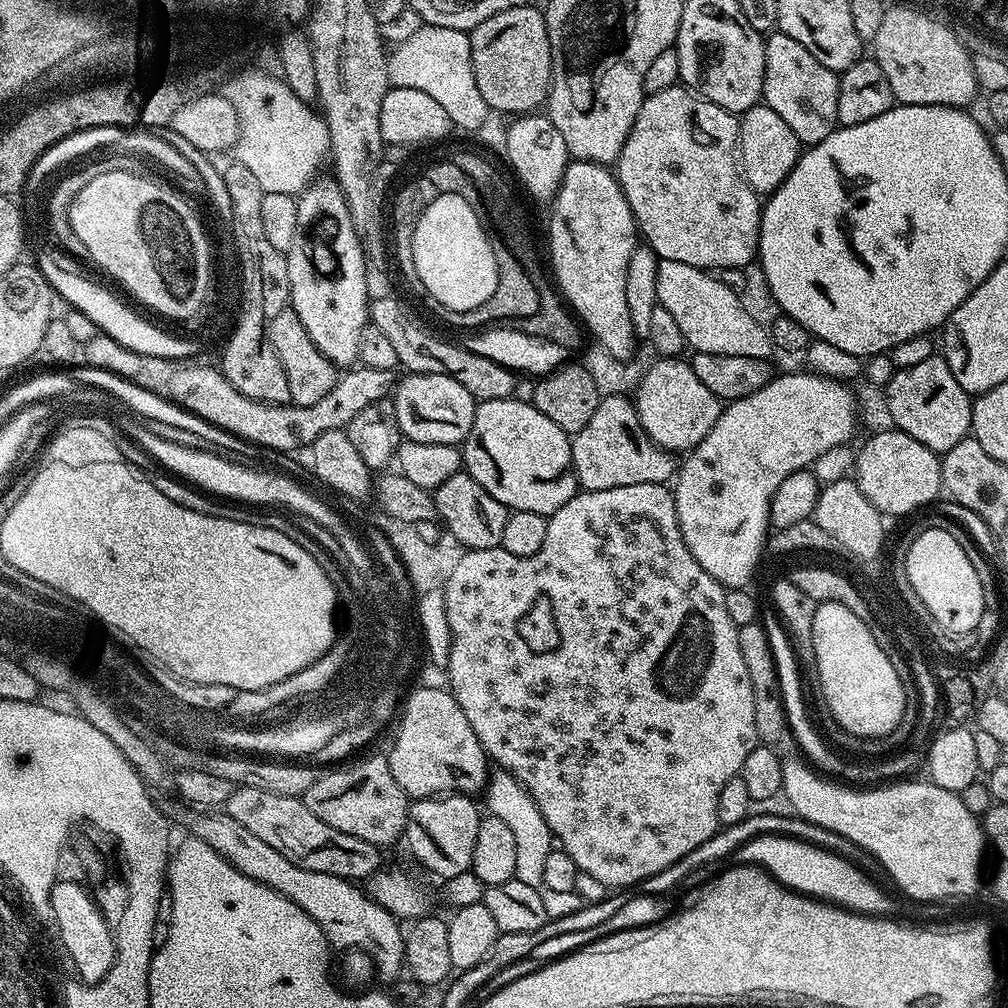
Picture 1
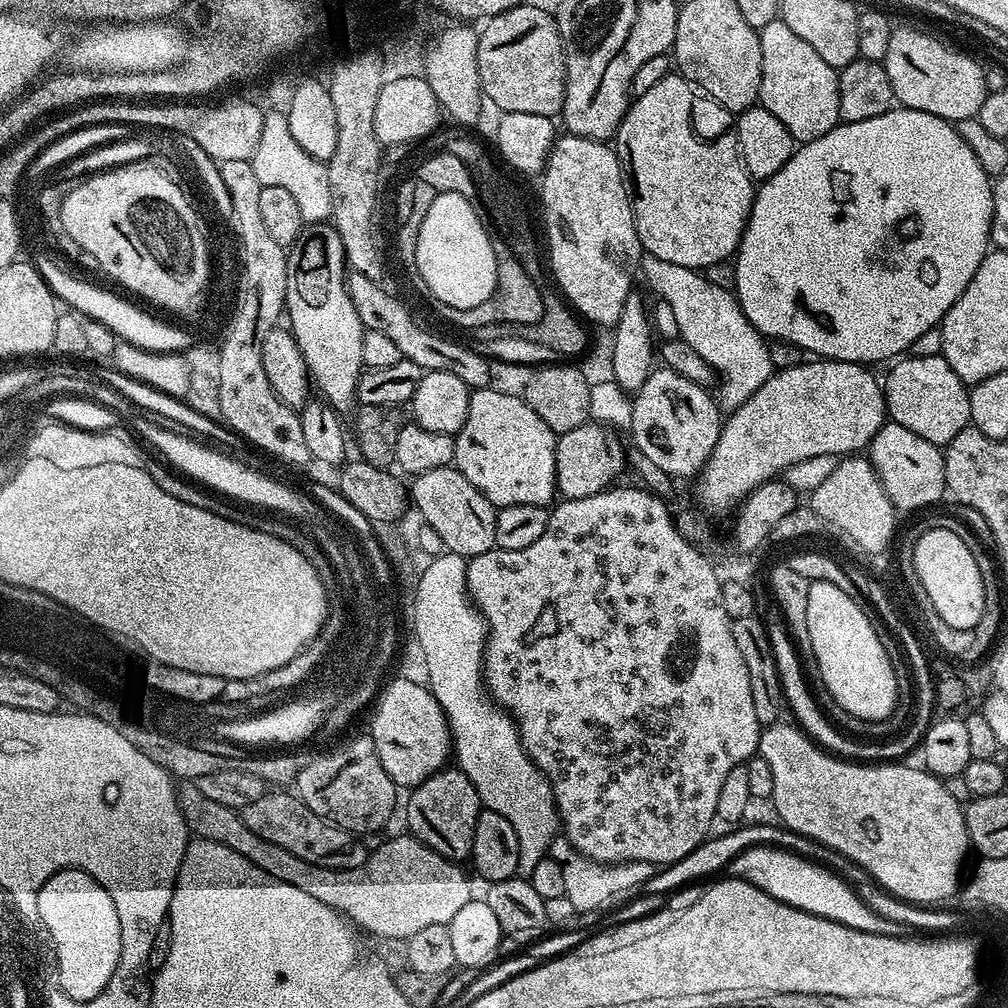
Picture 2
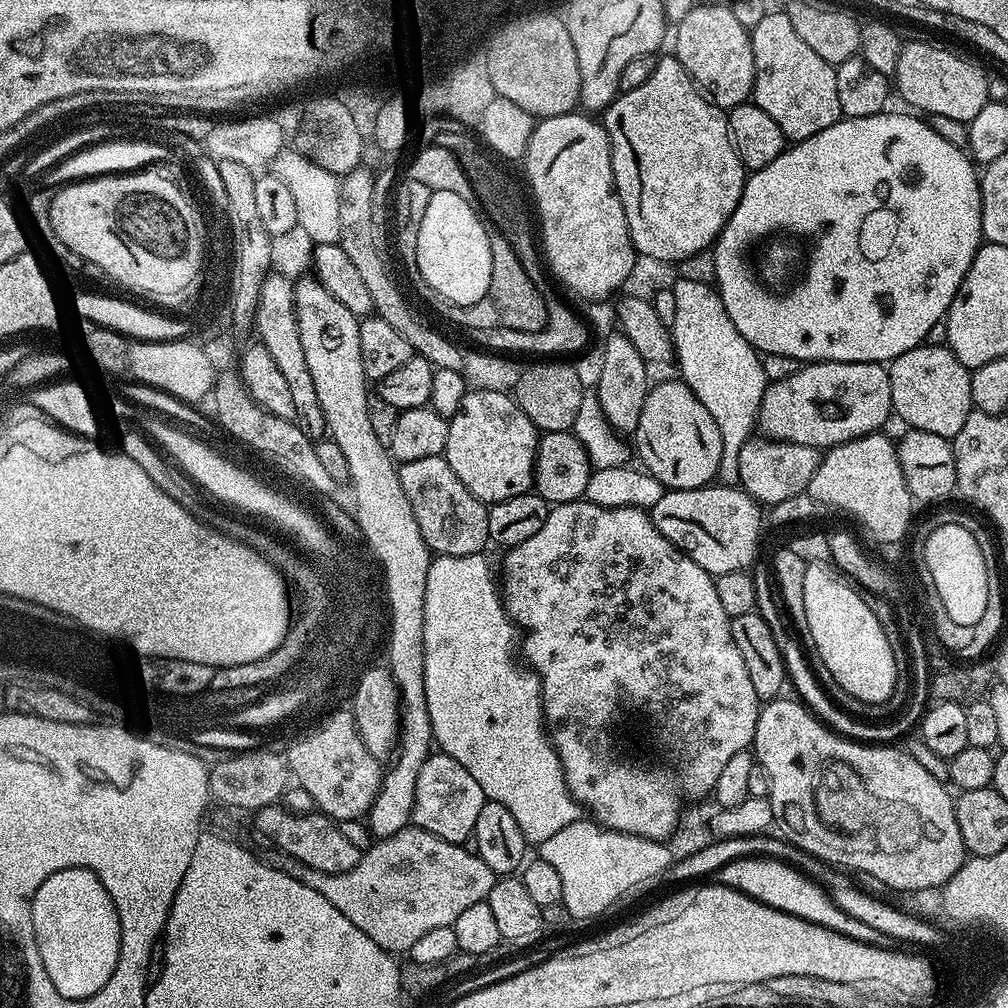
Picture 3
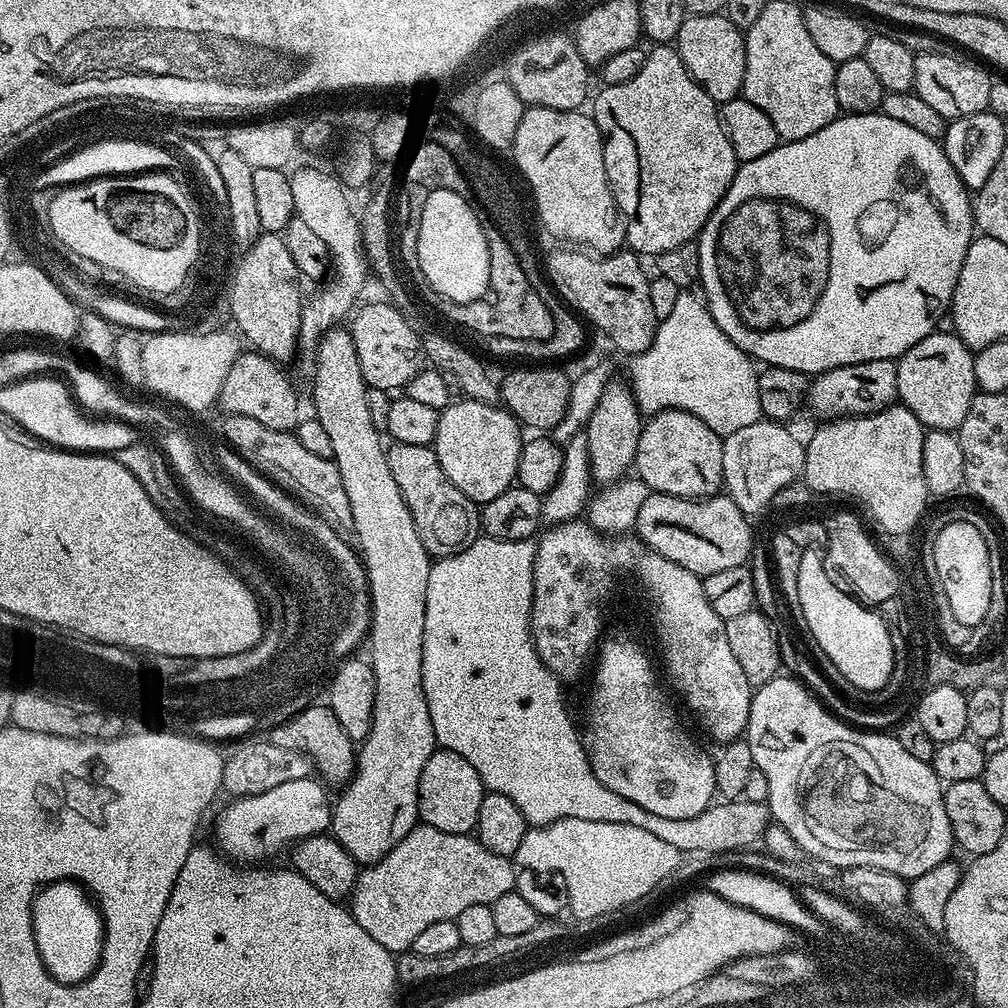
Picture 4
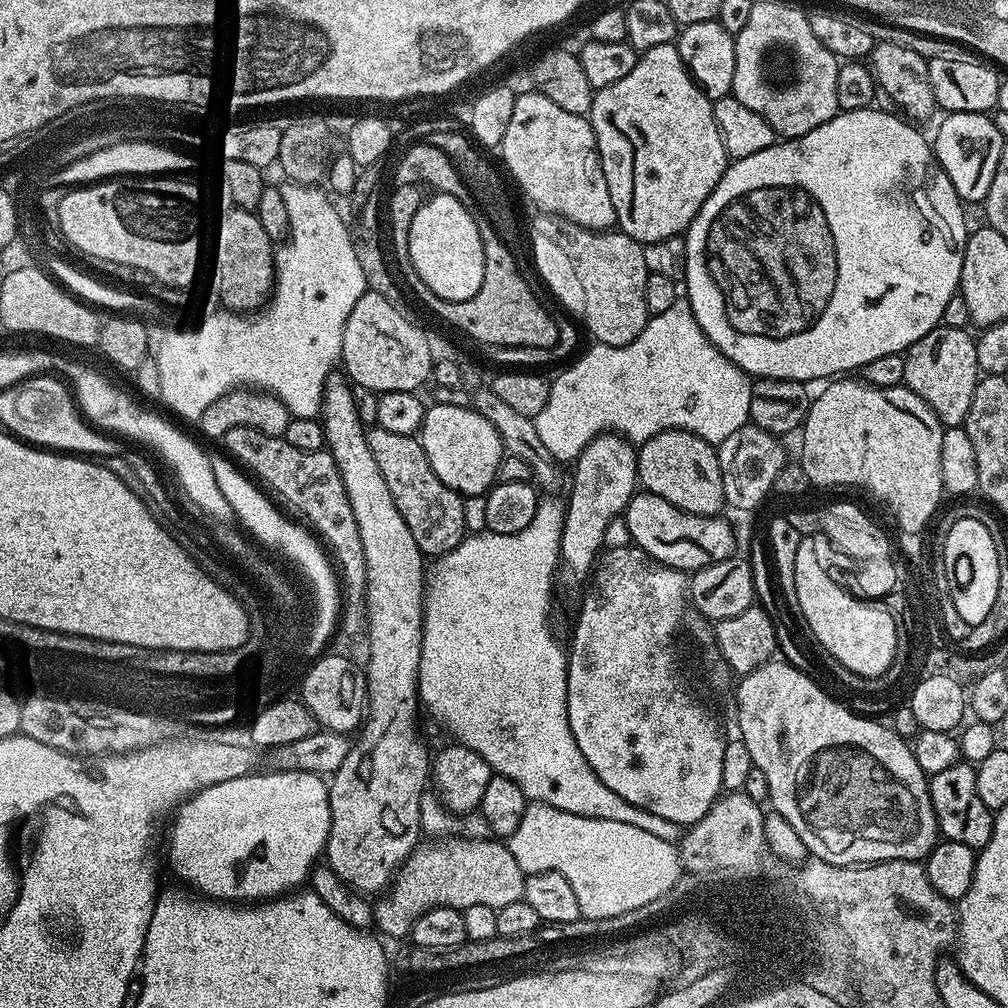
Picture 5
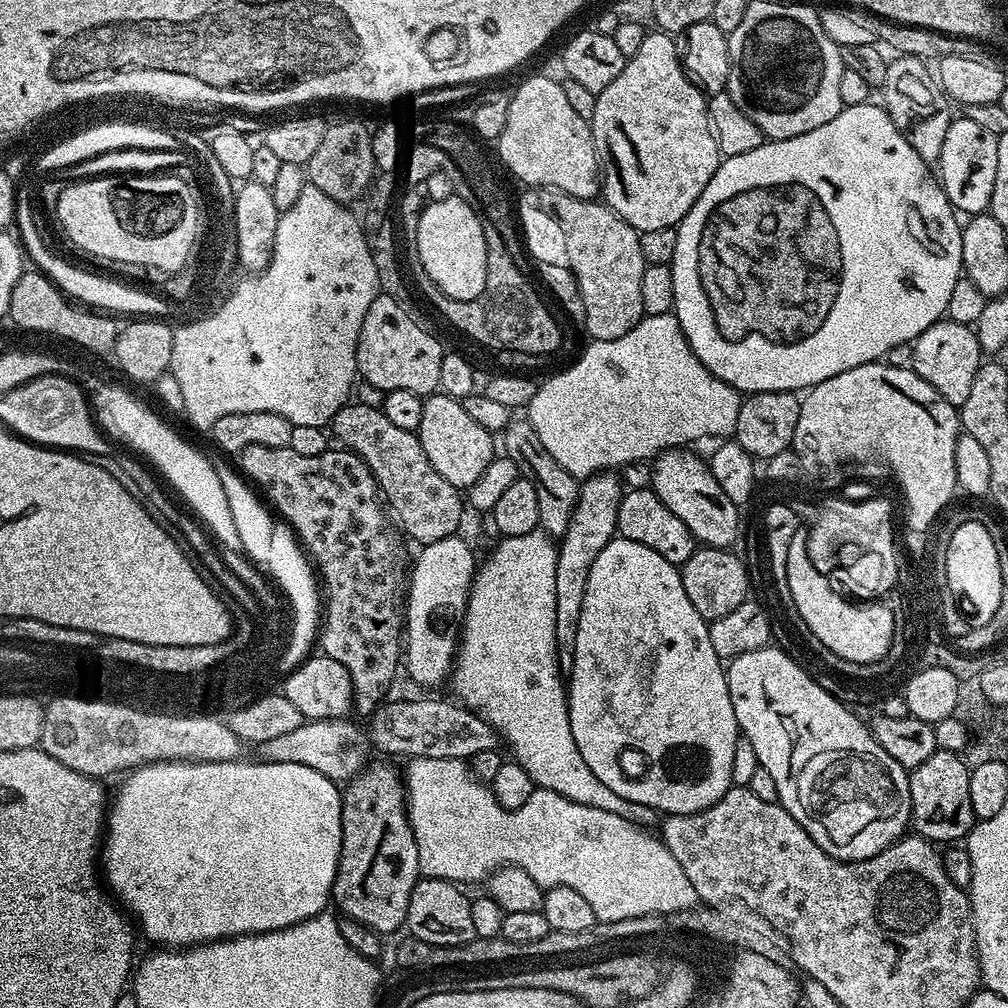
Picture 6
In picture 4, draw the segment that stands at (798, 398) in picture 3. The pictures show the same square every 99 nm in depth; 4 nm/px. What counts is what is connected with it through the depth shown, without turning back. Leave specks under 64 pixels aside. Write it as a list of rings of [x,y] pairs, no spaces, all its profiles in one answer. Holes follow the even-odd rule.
[[[875,360],[865,364],[847,364],[829,372],[822,372],[809,383],[806,393],[806,408],[809,408],[817,416],[817,421],[820,422],[838,420],[846,416],[869,416],[871,412],[880,412],[887,408],[897,399],[897,386],[896,360]]]

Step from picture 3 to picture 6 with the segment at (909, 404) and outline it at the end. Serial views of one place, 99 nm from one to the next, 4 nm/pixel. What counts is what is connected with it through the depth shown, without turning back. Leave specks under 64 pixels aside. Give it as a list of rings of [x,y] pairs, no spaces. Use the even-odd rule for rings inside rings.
[[[941,318],[937,324],[931,324],[912,343],[911,369],[917,372],[946,402],[959,406],[966,402],[966,397],[970,395],[970,386],[974,382],[974,374],[978,374],[982,363],[982,353],[980,343],[975,331],[967,324],[959,324],[947,318]]]

